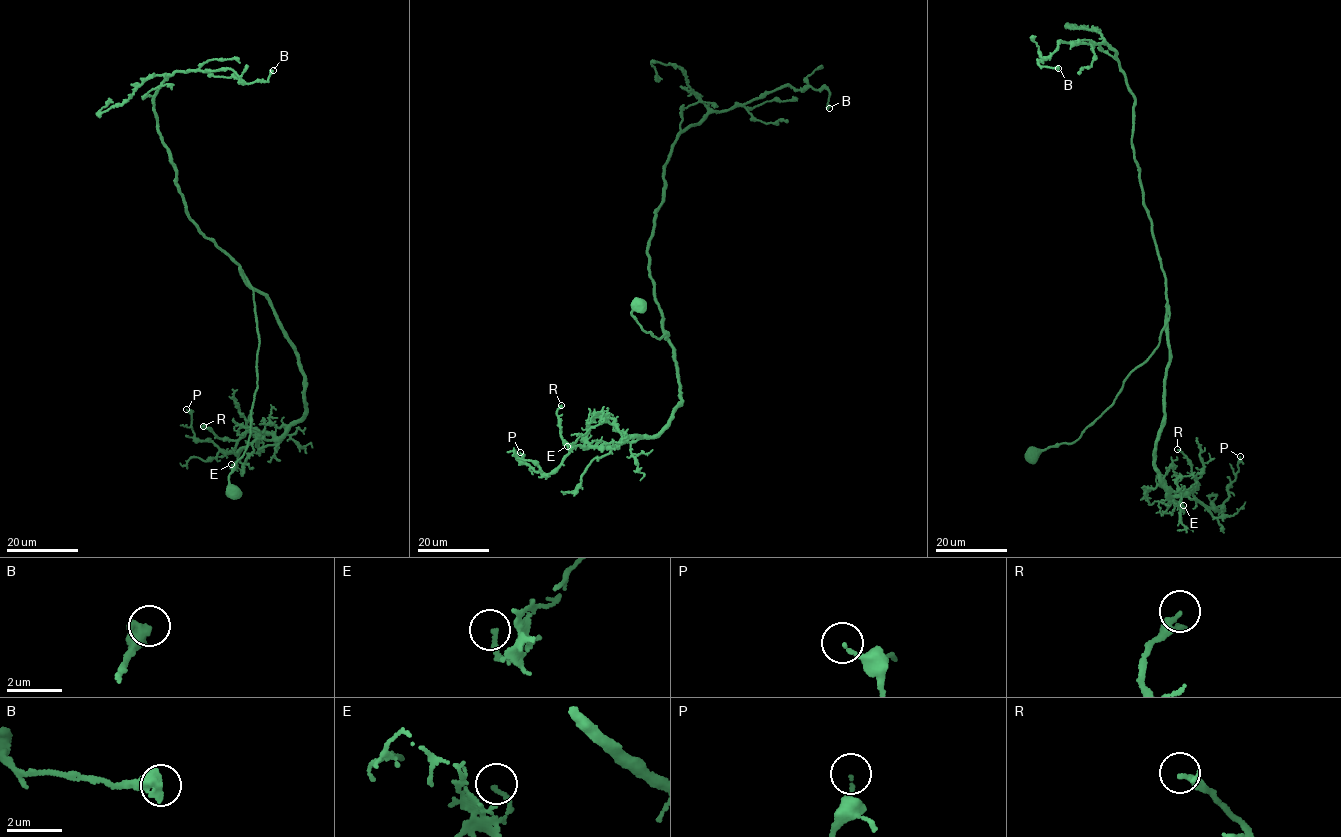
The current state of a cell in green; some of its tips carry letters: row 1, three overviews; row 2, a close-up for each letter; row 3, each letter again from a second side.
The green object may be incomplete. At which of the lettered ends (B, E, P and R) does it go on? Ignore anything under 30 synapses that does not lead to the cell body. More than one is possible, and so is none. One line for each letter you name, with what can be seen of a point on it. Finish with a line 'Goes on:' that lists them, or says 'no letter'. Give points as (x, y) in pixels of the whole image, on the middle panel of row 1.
Goes on: no letter

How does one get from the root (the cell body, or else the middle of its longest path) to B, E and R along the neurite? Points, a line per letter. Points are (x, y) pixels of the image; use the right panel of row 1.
B: (1034, 454), (1112, 404), (1167, 314), (1115, 49), (1057, 42), (1038, 63), (1058, 68)
E: (1034, 454), (1080, 437), (1158, 345), (1164, 327), (1170, 352), (1155, 470), (1167, 494), (1165, 483), (1183, 505)
R: (1034, 454), (1080, 437), (1158, 345), (1164, 327), (1170, 352), (1155, 470), (1169, 495), (1197, 485), (1177, 449)

